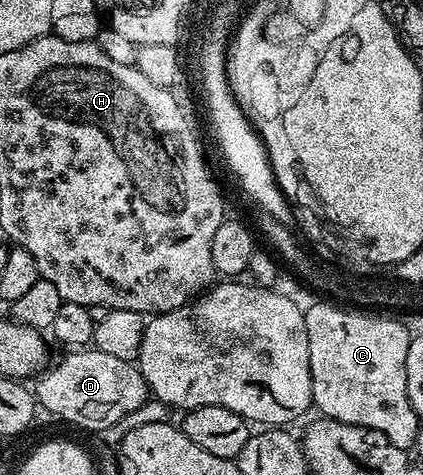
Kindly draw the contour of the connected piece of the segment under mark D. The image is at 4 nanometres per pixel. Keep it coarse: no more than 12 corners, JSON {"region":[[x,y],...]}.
{"region":[[94,346],[38,373],[44,408],[99,434],[148,400],[132,361]]}

